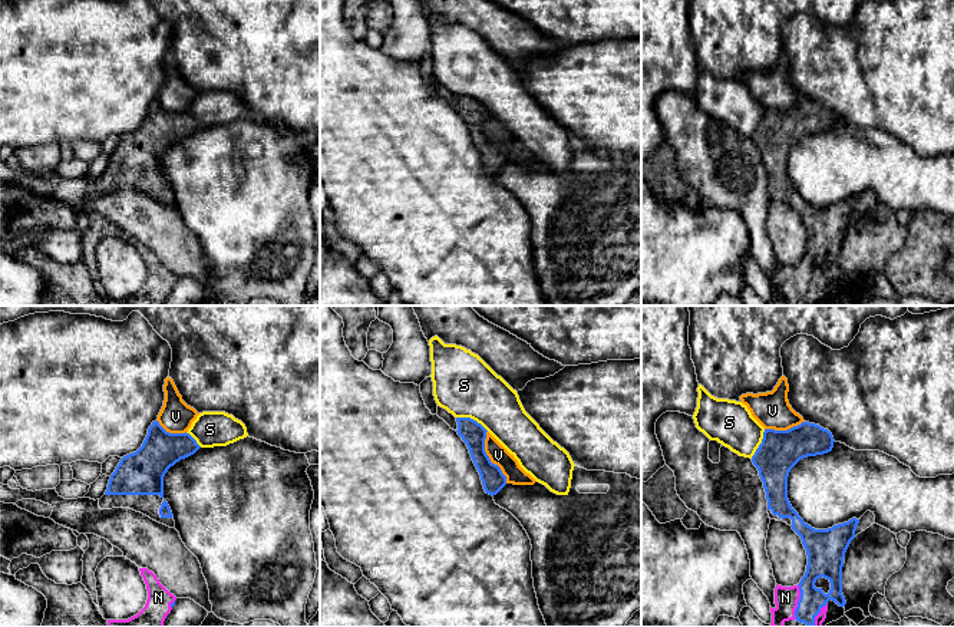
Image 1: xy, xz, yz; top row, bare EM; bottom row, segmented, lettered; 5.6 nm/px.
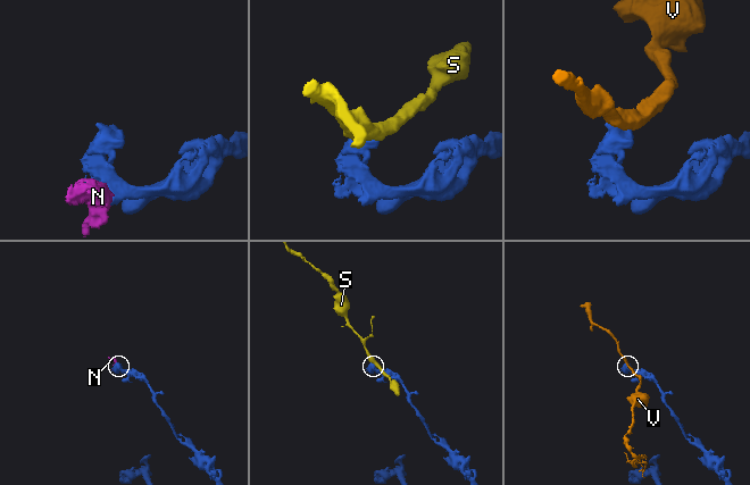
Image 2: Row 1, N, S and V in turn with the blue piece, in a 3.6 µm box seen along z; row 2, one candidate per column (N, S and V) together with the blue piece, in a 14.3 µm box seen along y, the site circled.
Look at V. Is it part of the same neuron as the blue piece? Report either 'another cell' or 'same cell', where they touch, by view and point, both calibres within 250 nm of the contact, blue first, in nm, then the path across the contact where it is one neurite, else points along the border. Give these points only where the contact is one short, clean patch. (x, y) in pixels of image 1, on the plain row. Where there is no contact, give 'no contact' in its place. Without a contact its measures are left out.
another cell | xz (488, 137) | 140/110 nm

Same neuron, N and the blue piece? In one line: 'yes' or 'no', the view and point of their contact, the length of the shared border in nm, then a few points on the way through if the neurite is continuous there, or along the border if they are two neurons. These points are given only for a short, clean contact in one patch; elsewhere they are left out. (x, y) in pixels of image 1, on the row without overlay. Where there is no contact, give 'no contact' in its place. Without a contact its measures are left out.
yes; meets blue in yz at (798, 280); contact 200 nm long

